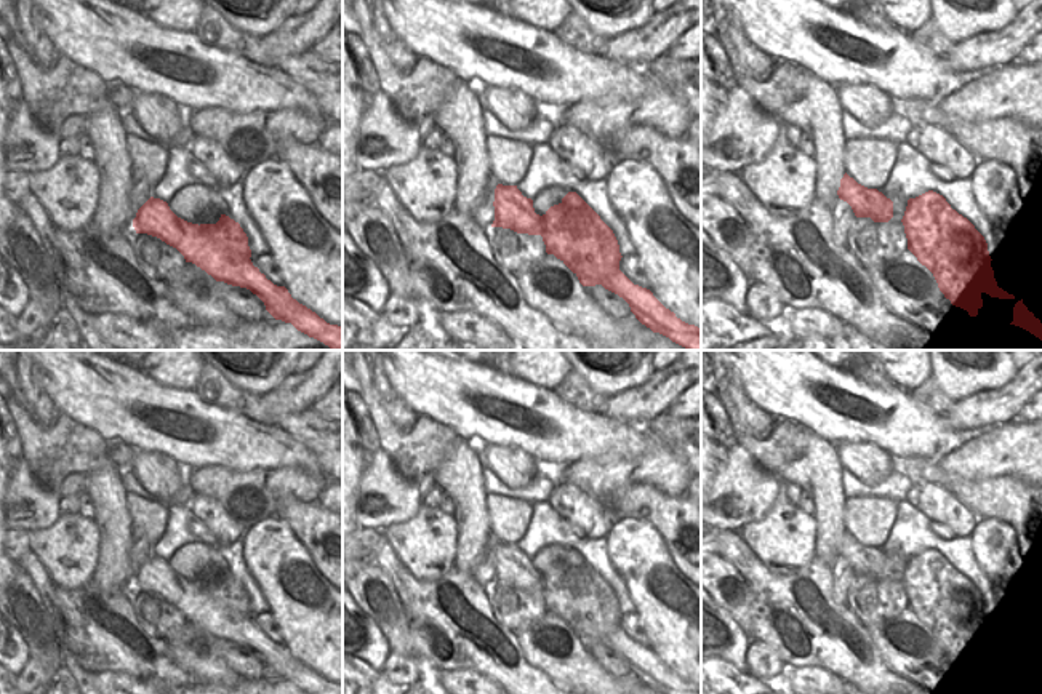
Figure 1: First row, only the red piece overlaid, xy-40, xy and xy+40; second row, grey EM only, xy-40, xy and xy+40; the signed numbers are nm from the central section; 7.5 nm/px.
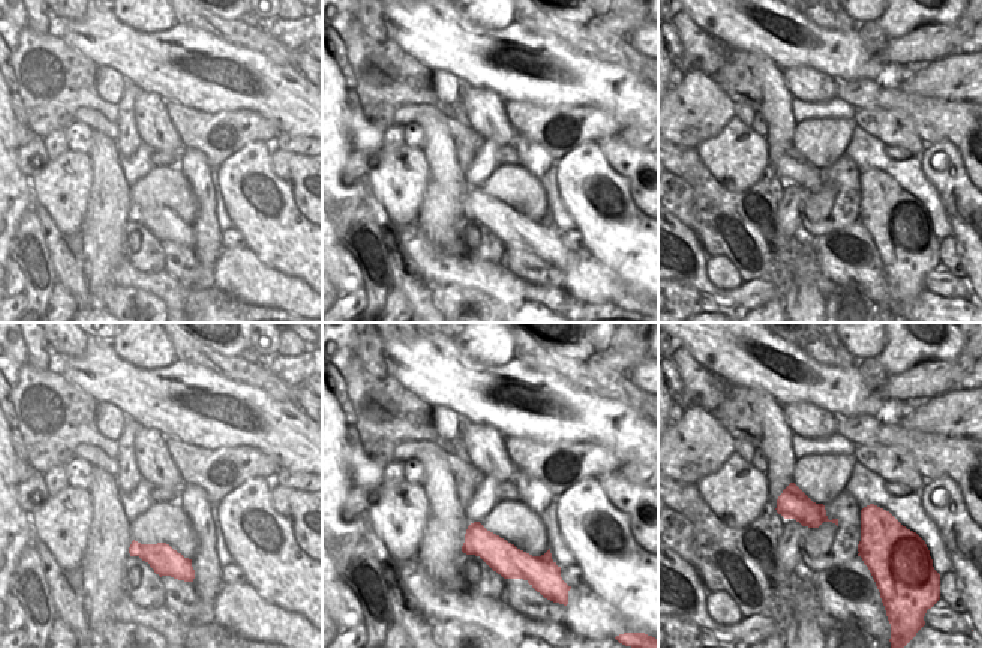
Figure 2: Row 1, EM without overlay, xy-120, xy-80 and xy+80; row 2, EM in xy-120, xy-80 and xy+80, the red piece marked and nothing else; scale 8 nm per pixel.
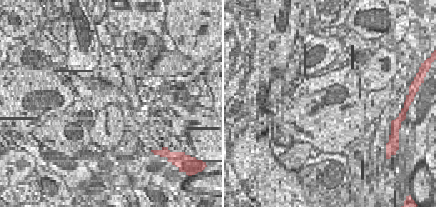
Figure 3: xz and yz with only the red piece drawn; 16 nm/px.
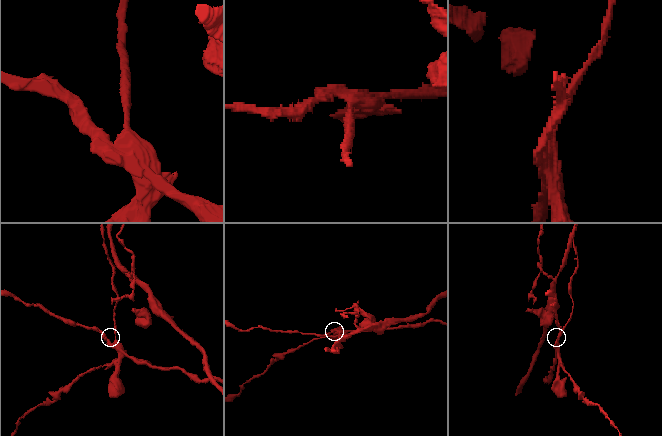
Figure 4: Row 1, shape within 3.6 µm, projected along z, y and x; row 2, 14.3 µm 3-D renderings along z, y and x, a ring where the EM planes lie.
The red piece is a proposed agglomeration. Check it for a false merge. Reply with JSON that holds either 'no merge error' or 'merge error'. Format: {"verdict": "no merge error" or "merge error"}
{"verdict": "merge error"}

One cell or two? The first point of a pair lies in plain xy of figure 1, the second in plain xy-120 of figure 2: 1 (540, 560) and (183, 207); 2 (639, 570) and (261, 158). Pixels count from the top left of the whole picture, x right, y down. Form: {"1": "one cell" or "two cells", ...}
{"1": "one cell", "2": "one cell"}

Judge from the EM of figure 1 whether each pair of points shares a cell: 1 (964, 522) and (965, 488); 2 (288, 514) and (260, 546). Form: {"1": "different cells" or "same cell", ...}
{"1": "different cells", "2": "different cells"}

